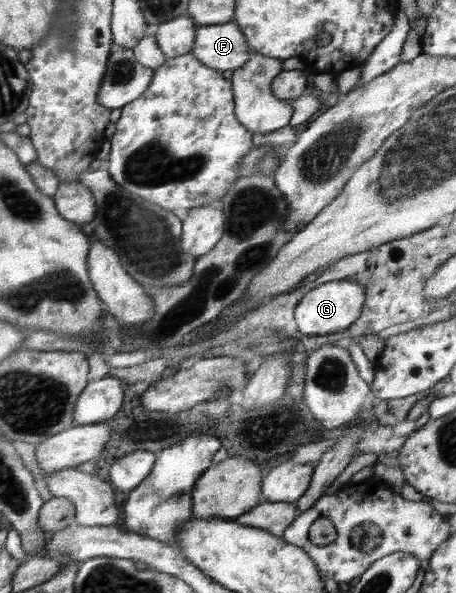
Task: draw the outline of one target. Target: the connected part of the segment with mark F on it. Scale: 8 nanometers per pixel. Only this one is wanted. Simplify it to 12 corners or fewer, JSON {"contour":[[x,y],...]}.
{"contour":[[230,21],[199,25],[191,53],[209,68],[243,67],[253,48]]}

